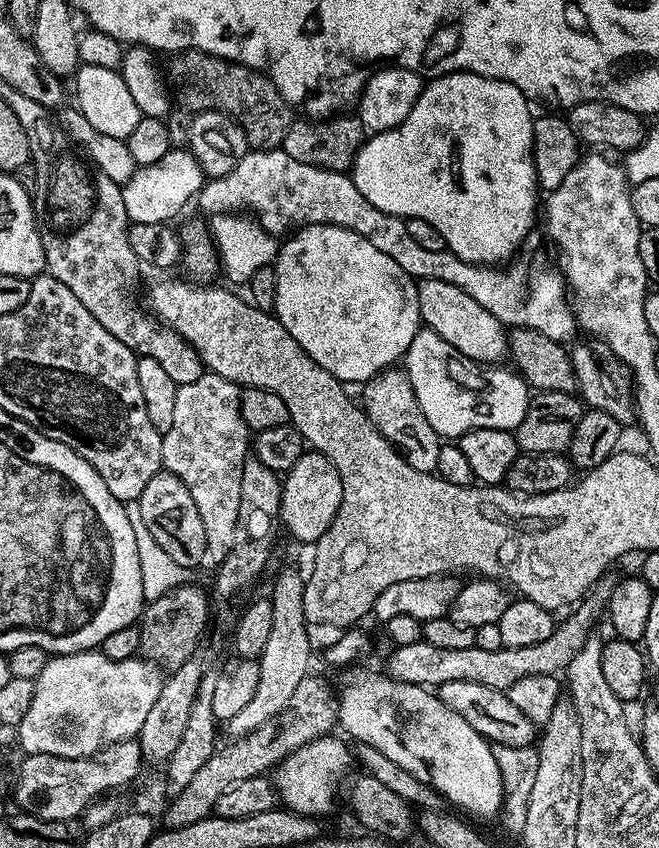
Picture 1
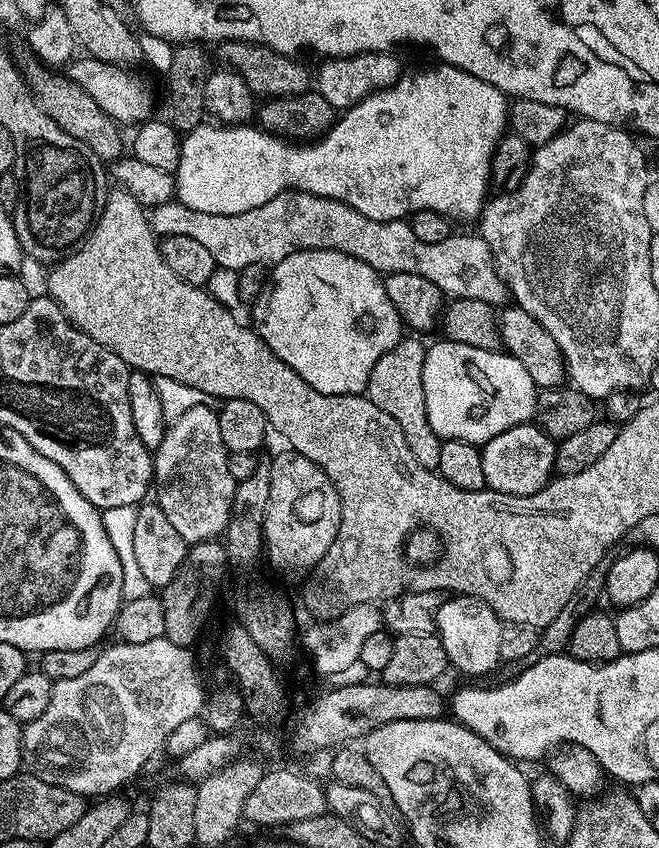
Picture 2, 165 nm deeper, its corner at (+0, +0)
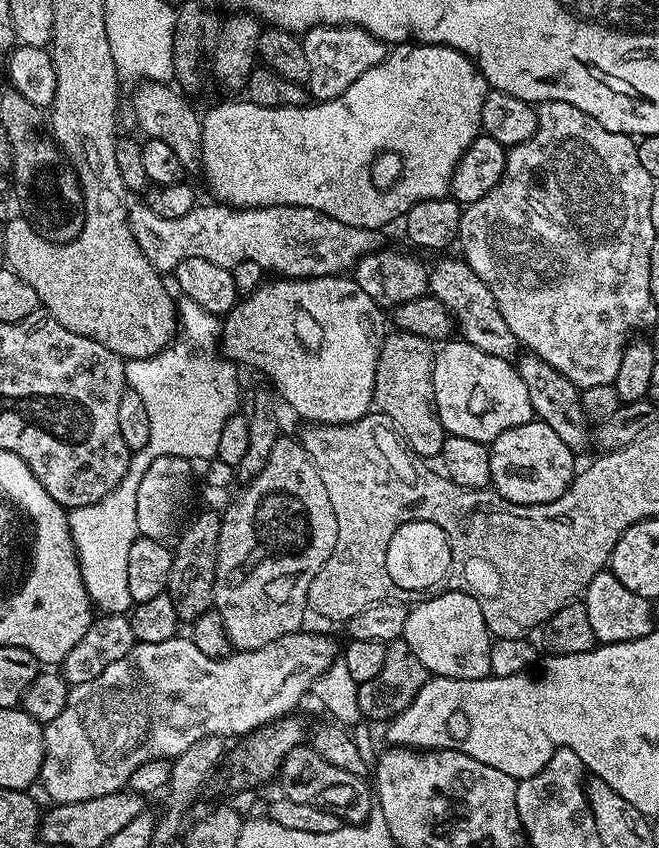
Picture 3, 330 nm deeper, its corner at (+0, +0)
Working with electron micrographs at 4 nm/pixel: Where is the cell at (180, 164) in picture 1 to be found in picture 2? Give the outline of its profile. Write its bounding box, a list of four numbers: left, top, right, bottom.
[174,62,510,222]

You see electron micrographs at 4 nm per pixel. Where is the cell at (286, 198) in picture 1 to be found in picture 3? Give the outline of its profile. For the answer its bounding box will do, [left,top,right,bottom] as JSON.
[128,202,386,278]

